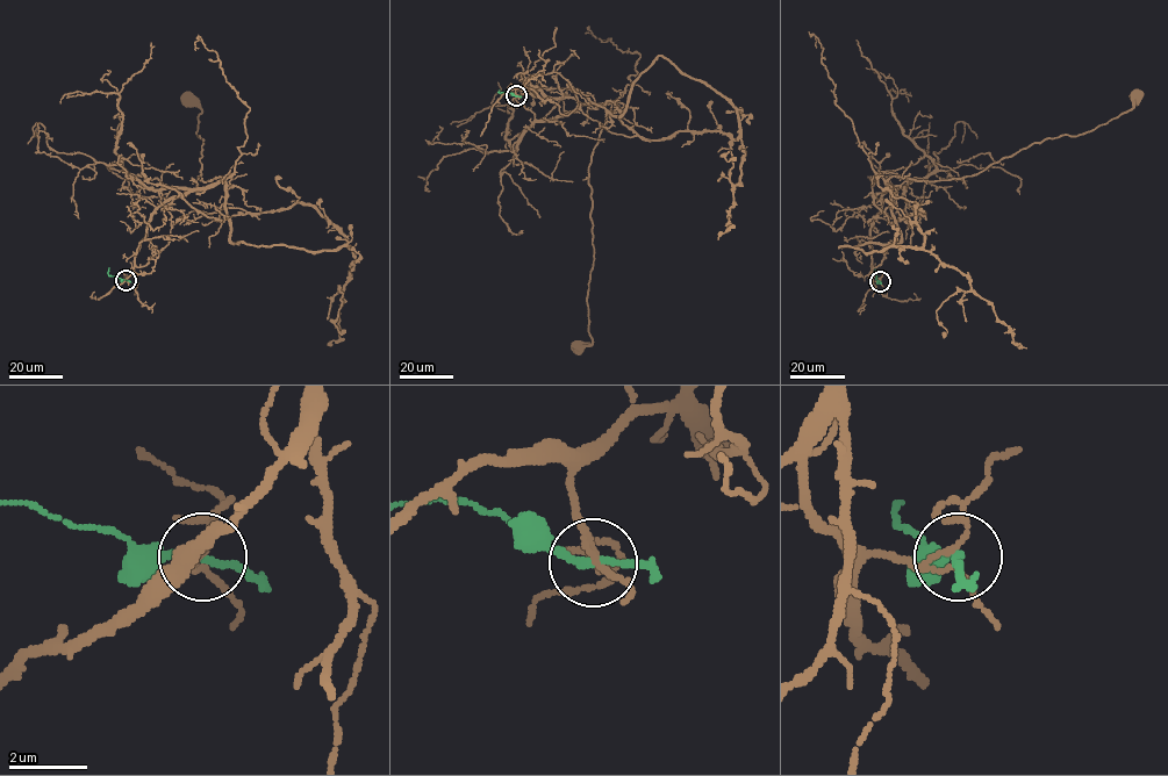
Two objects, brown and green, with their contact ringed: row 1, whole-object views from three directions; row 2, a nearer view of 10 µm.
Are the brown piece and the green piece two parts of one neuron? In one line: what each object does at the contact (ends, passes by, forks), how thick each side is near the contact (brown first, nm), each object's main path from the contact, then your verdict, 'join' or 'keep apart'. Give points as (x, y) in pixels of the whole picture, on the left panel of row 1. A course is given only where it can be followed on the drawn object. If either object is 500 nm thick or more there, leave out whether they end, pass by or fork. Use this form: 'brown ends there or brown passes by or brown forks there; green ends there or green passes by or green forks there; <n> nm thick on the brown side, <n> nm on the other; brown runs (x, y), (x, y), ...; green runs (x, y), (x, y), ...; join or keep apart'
brown forks there; green passes by; 100 nm thick on the brown side, 200 nm on the other; brown runs (126, 279), (150, 216), (167, 200), (206, 191), (221, 179), (198, 179), (201, 112), (188, 96); green runs (126, 280), (109, 275), (108, 267); keep apart

